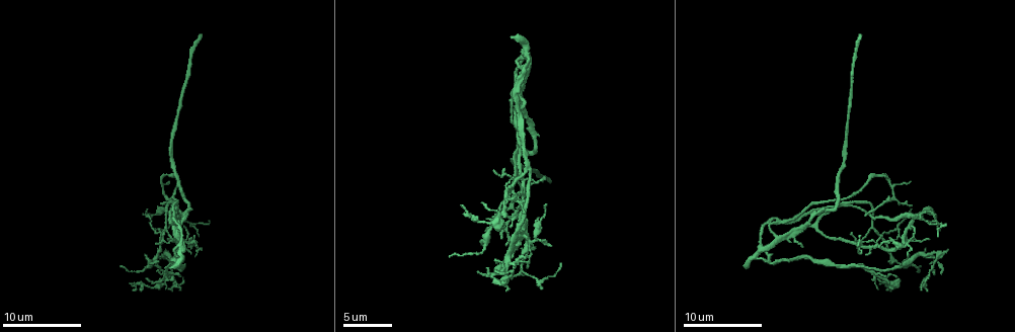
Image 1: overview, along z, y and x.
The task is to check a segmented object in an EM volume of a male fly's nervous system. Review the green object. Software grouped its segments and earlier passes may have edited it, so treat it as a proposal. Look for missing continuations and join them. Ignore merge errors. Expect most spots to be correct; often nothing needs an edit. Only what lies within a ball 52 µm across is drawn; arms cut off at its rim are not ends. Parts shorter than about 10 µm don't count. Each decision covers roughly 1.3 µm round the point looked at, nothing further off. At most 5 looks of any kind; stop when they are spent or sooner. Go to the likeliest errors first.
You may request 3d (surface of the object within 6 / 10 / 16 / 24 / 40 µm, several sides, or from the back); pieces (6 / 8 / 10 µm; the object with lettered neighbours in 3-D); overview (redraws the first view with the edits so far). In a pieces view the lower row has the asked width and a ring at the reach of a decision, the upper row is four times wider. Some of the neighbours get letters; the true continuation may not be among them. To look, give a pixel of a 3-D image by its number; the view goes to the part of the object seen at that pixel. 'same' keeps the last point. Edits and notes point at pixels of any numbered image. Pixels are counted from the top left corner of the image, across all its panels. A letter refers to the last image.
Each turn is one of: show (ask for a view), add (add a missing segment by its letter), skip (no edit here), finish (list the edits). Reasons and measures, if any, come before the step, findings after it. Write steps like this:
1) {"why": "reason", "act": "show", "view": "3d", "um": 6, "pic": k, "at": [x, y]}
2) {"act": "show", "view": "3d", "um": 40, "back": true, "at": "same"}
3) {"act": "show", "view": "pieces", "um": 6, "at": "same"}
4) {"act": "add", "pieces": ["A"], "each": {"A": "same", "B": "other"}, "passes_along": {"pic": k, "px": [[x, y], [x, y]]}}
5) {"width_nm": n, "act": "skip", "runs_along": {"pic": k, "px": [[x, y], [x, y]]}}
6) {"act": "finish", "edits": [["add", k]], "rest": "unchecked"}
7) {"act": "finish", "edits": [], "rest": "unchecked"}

{"why": "an open end", "act": "show", "view": "pieces", "um": 8, "pic": 1, "at": [860, 34]}

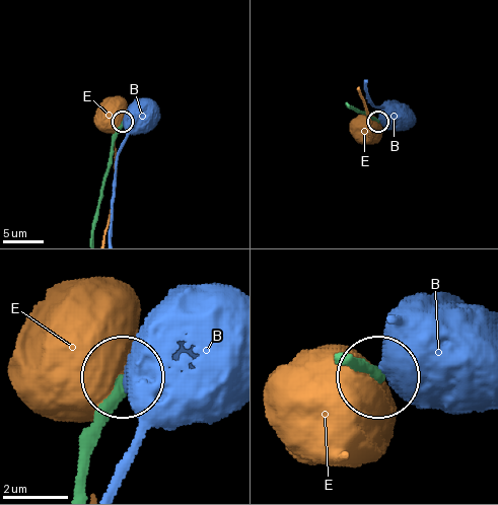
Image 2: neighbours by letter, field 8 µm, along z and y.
{"width_nm": 300, "act": "skip", "each": {"B": "other", "E": "other"}, "runs_along": {"pic": 2, "px": [[92, 232], [111, 143], [121, 121]]}, "found": "no lettered segment goes on from it"}

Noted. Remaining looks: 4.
{"act": "show", "view": "pieces", "um": 6, "pic": 1, "at": [943, 272]}

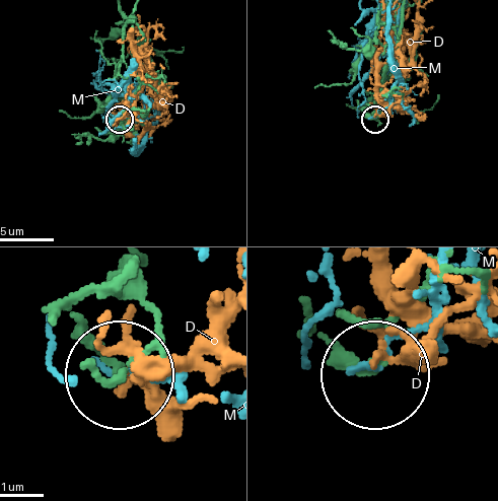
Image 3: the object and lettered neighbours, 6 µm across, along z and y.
{"act": "skip", "each": {"D": "other", "M": "other"}, "runs_along": {"pic": 3, "px": [[89, 294], [82, 323], [119, 363]]}, "found": "none of them fits"}

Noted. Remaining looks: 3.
{"why": "tapers out", "act": "show", "view": "pieces", "um": 8, "pic": 1, "at": [800, 248]}

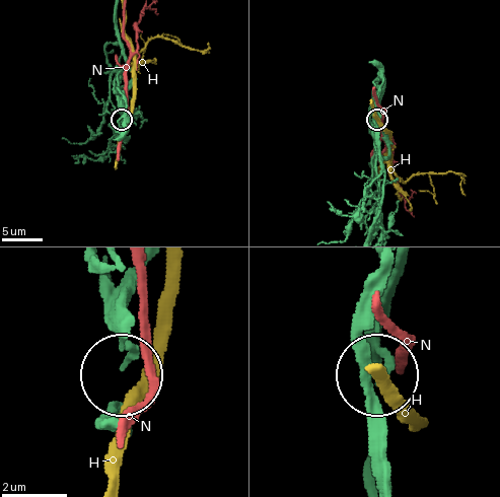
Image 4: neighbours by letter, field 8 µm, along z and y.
{"act": "skip", "each": {"H": "other", "N": "other"}, "found": "none of them fits"}

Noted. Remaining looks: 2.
{"act": "finish", "edits": [], "rest": "unchecked"}

